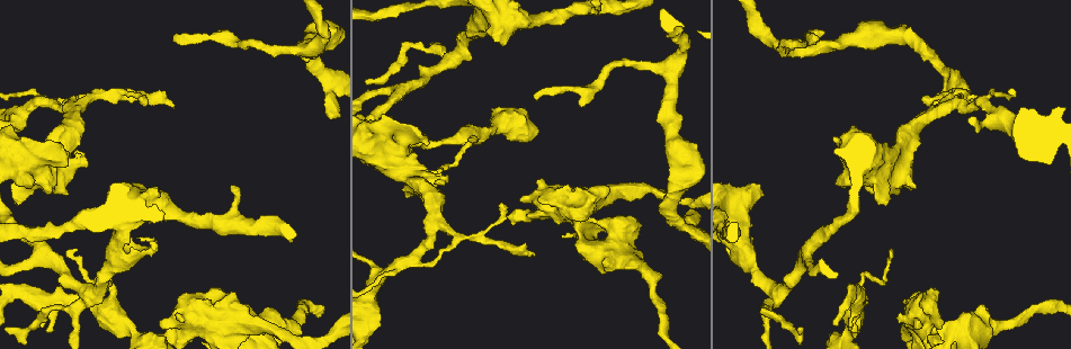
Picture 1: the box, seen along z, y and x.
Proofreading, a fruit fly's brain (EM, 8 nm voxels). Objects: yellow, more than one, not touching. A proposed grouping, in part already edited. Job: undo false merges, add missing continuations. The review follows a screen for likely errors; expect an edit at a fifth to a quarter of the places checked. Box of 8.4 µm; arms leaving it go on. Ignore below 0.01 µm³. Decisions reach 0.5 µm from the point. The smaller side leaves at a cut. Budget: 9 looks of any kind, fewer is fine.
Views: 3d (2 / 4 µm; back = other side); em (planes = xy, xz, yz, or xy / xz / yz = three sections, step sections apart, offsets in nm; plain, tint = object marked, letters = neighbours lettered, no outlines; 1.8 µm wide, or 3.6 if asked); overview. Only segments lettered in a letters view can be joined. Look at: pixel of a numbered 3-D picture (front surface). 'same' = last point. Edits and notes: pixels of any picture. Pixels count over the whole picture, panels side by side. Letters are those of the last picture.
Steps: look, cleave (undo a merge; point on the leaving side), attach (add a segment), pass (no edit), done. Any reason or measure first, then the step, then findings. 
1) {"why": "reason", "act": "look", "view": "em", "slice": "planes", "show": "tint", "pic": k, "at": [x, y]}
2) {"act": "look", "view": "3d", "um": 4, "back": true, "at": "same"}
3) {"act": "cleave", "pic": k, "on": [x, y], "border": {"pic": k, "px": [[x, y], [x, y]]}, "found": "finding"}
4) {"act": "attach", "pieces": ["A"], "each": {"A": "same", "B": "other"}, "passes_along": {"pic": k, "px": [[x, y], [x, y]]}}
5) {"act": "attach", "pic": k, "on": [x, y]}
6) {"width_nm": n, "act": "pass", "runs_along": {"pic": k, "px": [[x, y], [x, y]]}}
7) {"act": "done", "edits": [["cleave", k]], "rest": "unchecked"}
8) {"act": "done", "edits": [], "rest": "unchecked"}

{"why": "abrupt turn", "act": "look", "view": "3d", "um": 4, "back": true, "pic": 1, "at": [377, 145]}

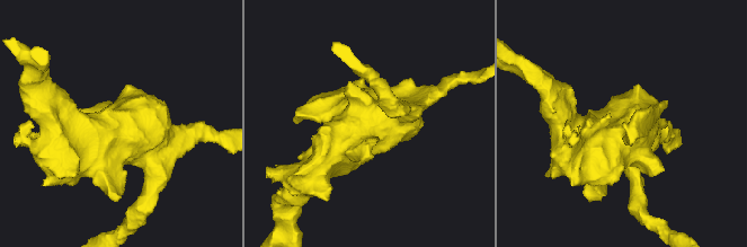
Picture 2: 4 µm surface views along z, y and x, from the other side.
{"why": "now the EM", "act": "look", "view": "em", "um": 3.6, "slice": "planes", "show": "tint", "pic": 2, "at": [367, 125]}

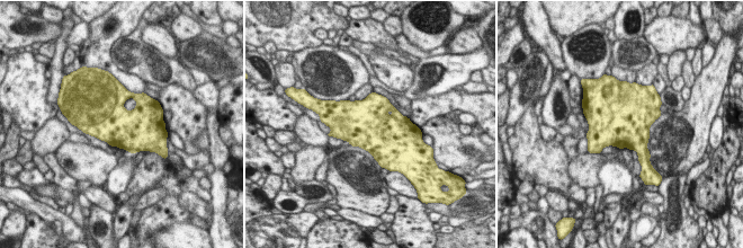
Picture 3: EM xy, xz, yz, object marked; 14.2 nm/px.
{"why": "see the neighbours", "act": "look", "view": "em", "um": 3.6, "slice": "planes", "show": "letters", "at": "same"}

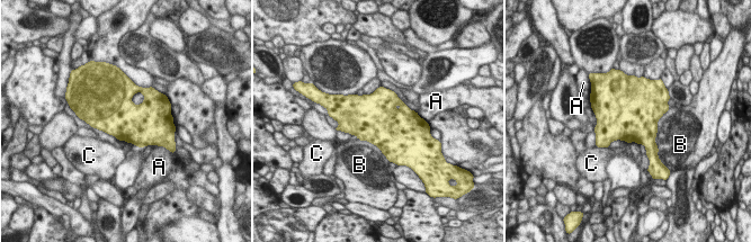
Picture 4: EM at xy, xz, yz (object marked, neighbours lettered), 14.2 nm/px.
{"width_nm": 600, "act": "pass", "each": {"A": "other", "B": "other", "C": "other"}, "border": {"pic": 4, "px": [[668, 109], [658, 122], [658, 149]]}, "found": "one neuron here"}

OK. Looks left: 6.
{"why": "arms part here", "act": "look", "view": "em", "slice": "planes", "show": "letters", "pic": 1, "at": [447, 60]}

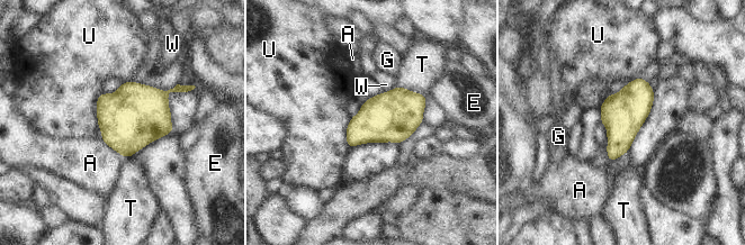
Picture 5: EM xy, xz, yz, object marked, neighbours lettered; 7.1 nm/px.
{"act": "pass", "each": {"A": "other", "E": "other", "G": "other", "T": "other", "U": "other", "W": "other"}, "border": {"pic": 5, "px": [[101, 92], [97, 98], [97, 126]]}, "found": "one neuron here"}

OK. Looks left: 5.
{"why": "branch stops here", "act": "look", "view": "3d", "um": 2, "pic": 1, "at": [173, 42]}

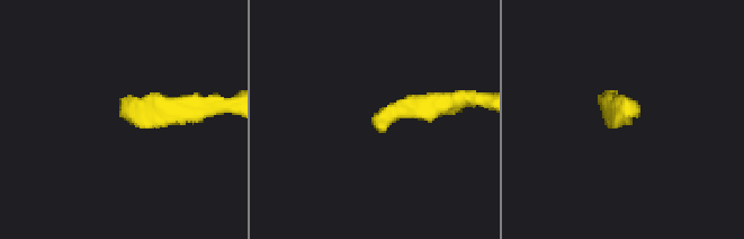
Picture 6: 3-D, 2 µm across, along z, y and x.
{"act": "look", "view": "em", "slice": "planes", "show": "plain", "pic": 6, "at": [379, 132]}

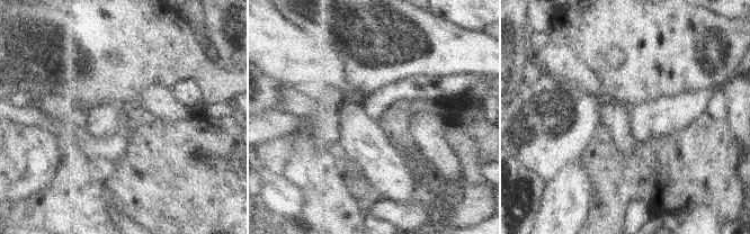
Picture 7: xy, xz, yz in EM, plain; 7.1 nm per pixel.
{"why": "see the neighbours", "act": "look", "view": "em", "slice": "planes", "show": "letters", "at": "same"}

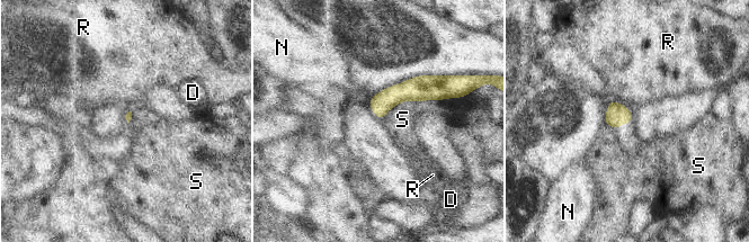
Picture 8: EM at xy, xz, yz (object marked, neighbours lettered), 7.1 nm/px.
{"longest_contact_nm": ["S", 550], "act": "pass", "each": {"D": "other", "N": "other", "R": "other", "S": "other"}, "border": {"pic": 8, "px": [[454, 97], [400, 101], [383, 118]]}, "found": "no lettered segment goes on from it"}

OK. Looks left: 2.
{"why": "a fork", "act": "look", "view": "3d", "um": 4, "pic": 1, "at": [955, 94]}

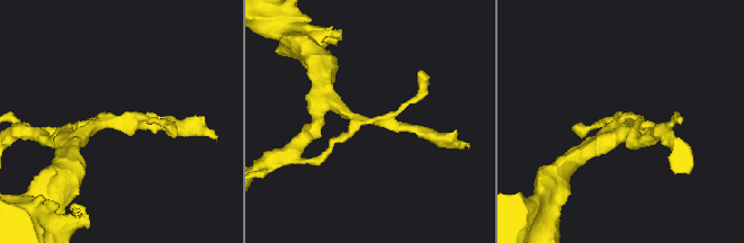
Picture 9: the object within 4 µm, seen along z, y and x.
{"why": "shape alone is not enough", "act": "look", "view": "em", "slice": "planes", "show": "letters", "pic": 9, "at": [623, 120]}

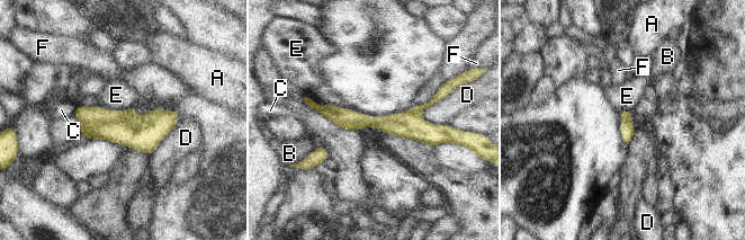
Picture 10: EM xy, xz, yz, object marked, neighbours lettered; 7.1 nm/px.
{"width_nm": 100, "act": "cleave", "pic": 10, "on": [83, 114], "each": {"A": "other", "B": "other", "C": "other", "D": "other", "E": "other", "F": "other"}, "border": {"pic": 10, "px": [[135, 115], [120, 121], [81, 122]]}, "found": "a second neuron is stuck on"}

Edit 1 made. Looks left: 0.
{"act": "done", "edits": [["cleave", 10]], "rest": "unchecked"}

